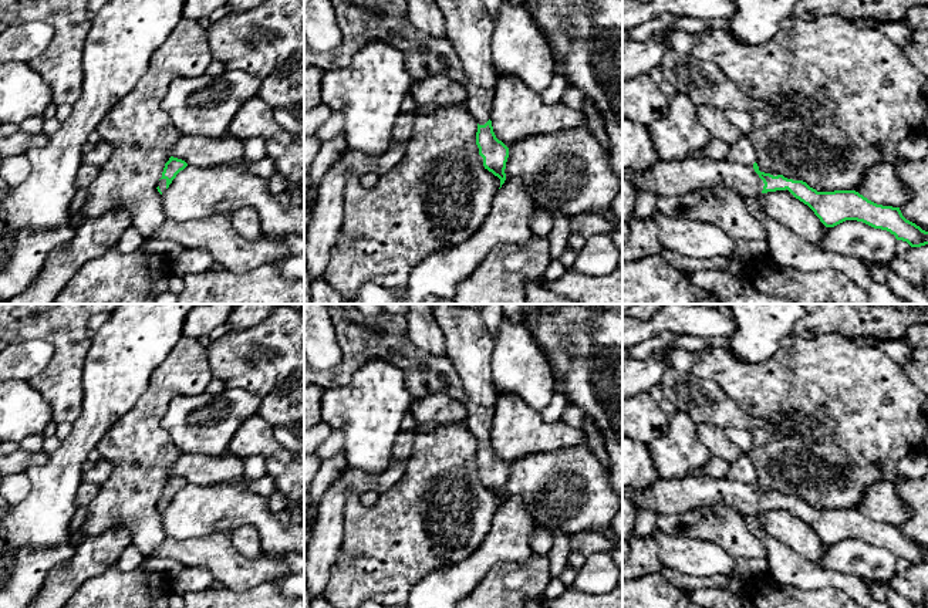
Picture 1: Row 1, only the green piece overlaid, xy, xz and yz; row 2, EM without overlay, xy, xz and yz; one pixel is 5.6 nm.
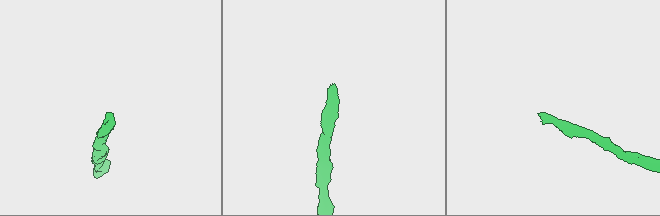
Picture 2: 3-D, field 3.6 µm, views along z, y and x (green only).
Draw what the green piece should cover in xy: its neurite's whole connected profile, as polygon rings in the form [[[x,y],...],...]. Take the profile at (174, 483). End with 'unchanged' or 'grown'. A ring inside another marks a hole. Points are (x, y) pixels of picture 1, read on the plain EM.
[[[171,474],[165,482],[162,496],[158,500],[158,510],[162,513],[169,506],[176,493],[186,484],[188,482],[185,479]]] | grown

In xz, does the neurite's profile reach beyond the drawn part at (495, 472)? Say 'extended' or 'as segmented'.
extended

